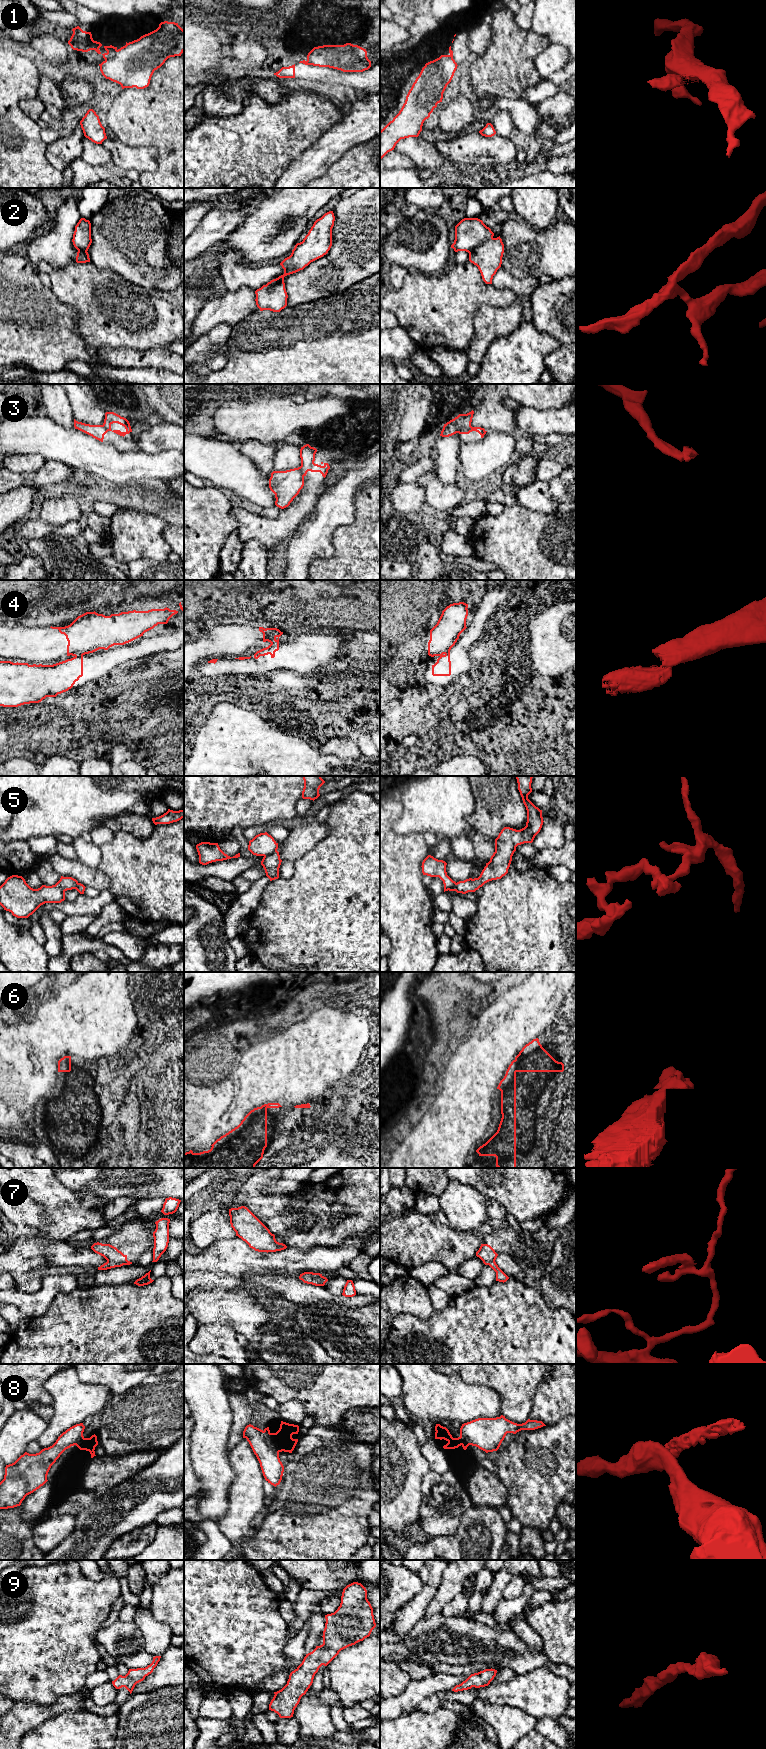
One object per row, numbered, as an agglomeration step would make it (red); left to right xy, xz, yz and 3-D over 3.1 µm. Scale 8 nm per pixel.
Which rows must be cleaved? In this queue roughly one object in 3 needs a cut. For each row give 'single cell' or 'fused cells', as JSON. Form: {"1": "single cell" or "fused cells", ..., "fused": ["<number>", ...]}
{"1": "fused cells", "2": "fused cells", "3": "fused cells", "4": "fused cells", "5": "fused cells", "6": "single cell", "7": "fused cells", "8": "fused cells", "9": "single cell", "fused": ["1", "2", "3", "4", "5", "7", "8"]}

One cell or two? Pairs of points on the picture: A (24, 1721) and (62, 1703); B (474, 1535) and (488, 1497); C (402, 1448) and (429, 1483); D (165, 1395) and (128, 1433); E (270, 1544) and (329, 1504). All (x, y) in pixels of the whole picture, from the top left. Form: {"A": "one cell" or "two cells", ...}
{"A": "one cell", "B": "two cells", "C": "two cells", "D": "one cell", "E": "one cell"}

